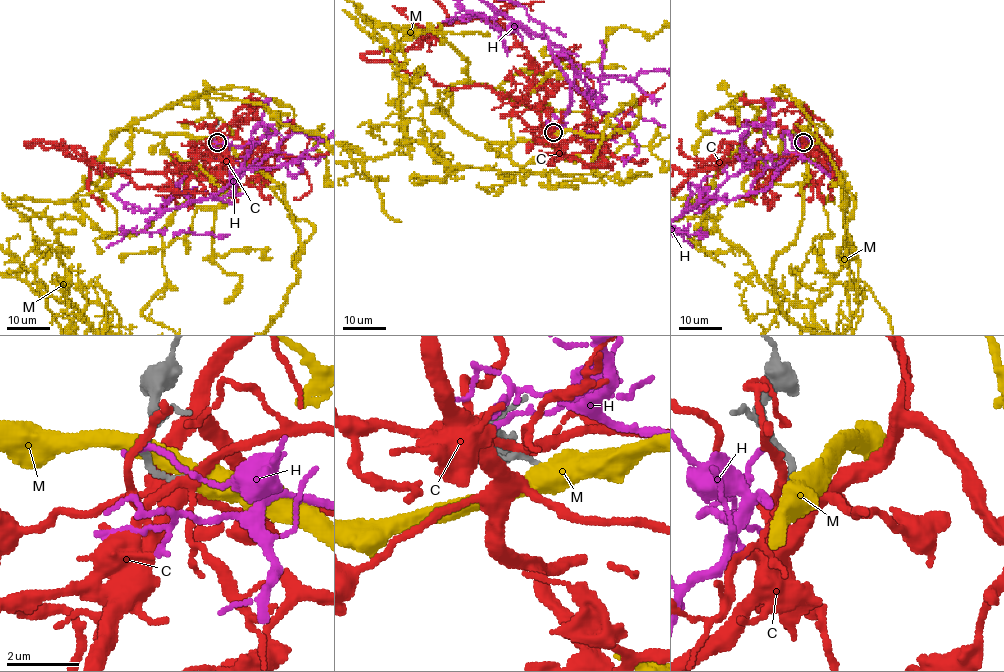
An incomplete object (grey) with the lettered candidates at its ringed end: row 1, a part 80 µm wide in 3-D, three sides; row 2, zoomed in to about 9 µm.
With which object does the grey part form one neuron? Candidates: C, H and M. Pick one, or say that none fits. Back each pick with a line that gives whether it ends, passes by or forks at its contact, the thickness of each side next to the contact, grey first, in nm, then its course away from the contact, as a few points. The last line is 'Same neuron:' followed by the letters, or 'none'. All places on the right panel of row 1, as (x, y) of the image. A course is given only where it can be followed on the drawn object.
Same neuron: none

